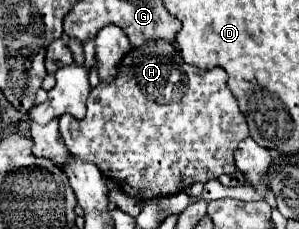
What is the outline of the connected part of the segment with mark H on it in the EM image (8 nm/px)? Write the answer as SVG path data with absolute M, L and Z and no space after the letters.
M152 41L150 45L132 49L122 59L114 83L100 83L92 89L88 113L82 121L72 119L70 115L60 117L60 135L74 157L96 163L96 167L108 179L118 183L126 195L138 201L176 195L194 183L206 183L236 171L232 153L236 145L248 137L248 125L226 81L228 75L224 69L216 67L212 71L200 71L194 65L184 63L172 43Z

